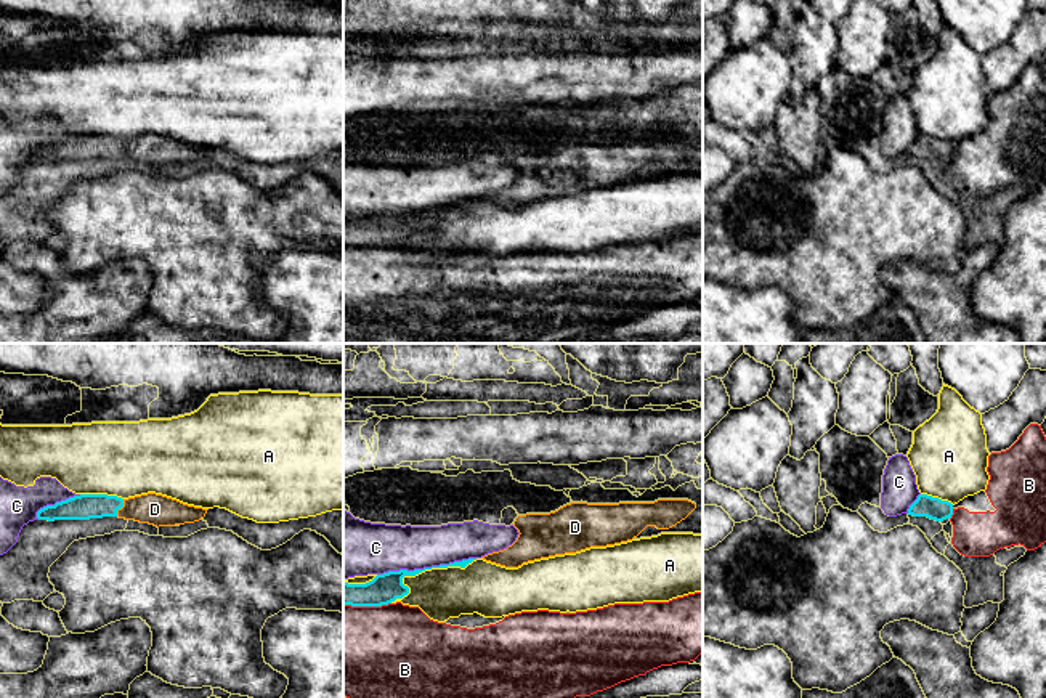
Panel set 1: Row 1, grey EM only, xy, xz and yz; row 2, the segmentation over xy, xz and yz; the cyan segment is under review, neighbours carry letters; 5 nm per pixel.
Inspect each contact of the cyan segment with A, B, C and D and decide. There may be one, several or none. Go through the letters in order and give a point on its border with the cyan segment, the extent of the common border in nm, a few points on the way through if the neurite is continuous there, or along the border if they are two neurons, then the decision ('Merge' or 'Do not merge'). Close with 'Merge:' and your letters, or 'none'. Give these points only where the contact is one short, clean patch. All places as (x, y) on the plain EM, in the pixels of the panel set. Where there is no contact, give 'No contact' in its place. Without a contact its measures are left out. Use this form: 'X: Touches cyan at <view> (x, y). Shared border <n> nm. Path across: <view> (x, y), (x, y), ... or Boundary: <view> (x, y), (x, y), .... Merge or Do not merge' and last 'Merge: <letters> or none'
A: Touches cyan at xz (424, 211). Shared border 500 nm. Do not merge
B: Touches cyan at xz (366, 246). Shared border 240 nm. Do not merge
C: Touches cyan at xz (425, 209). Shared border 500 nm. Do not merge
D: Touches cyan at xy (121, 148). Shared border 100 nm. Path across: xy (85, 146), (121, 148), (154, 150). Merge
Merge: D

